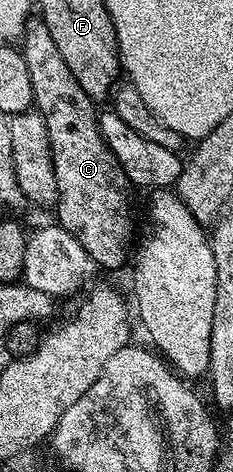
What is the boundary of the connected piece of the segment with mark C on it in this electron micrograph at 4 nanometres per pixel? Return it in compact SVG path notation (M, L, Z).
M41 17L26 20L20 50L24 65L28 65L28 78L32 81L34 107L48 131L58 190L57 226L72 233L72 237L88 249L99 268L122 267L126 259L128 263L135 238L134 223L130 220L131 188L122 166L100 133L99 112L94 111L95 100L86 95L84 89L80 89L80 81L72 77L72 69L68 69L64 57L60 57L60 49L56 49L56 41L52 41L52 33L48 33L48 25L44 25Z

